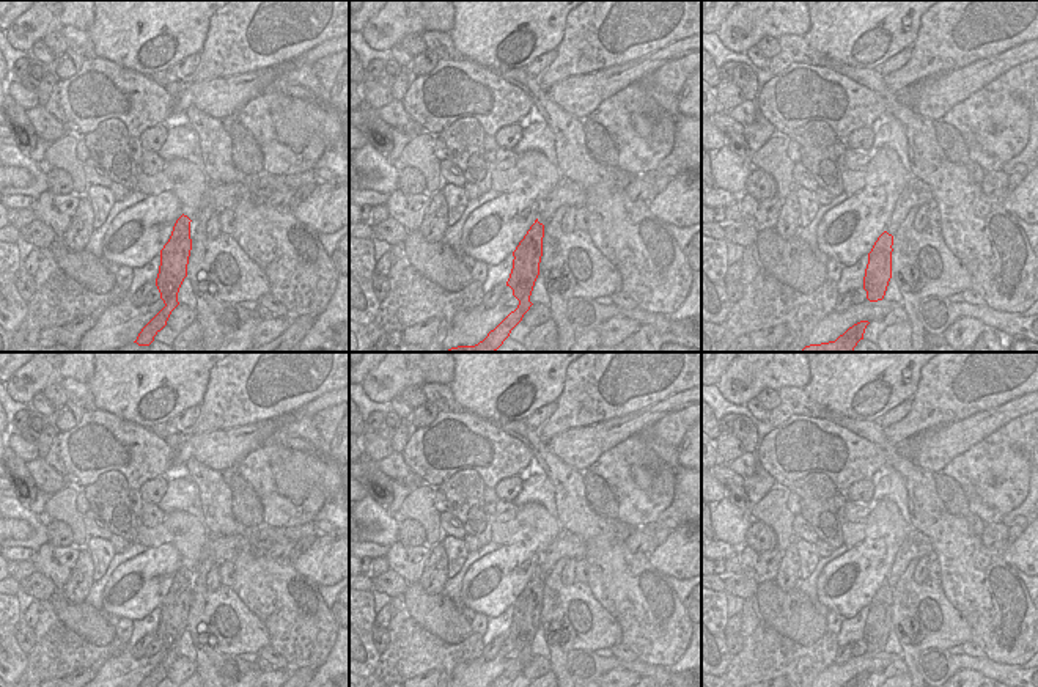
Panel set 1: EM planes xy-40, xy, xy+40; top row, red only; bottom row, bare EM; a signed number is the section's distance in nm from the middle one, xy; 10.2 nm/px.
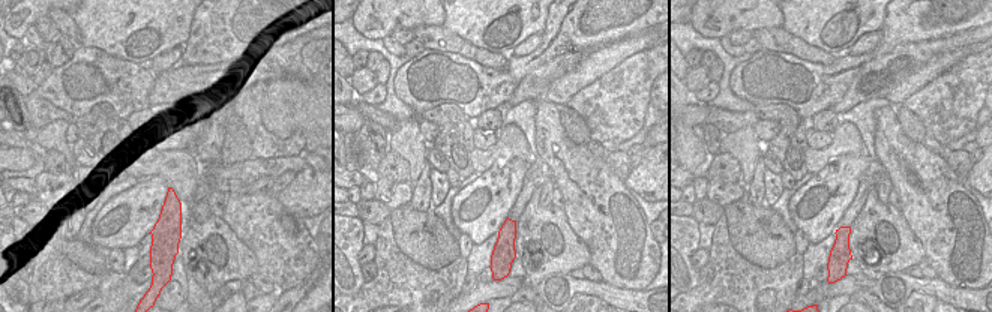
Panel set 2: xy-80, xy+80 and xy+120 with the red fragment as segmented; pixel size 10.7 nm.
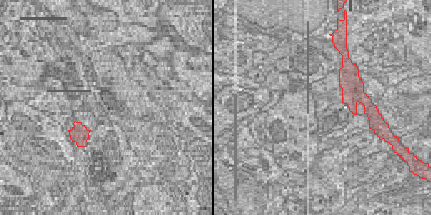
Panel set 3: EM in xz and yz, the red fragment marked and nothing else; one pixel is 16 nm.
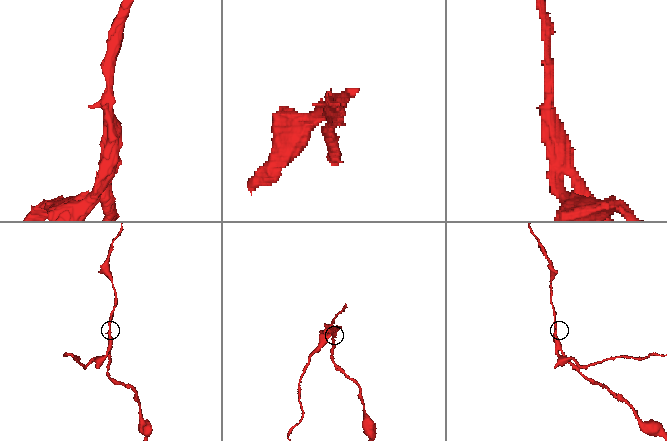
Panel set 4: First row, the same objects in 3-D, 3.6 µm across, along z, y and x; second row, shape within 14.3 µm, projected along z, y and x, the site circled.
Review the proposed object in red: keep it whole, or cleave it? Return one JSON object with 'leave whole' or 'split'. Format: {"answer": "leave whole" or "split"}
{"answer": "split"}

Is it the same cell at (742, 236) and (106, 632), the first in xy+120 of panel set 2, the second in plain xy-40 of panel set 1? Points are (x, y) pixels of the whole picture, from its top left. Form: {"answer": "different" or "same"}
{"answer": "same"}

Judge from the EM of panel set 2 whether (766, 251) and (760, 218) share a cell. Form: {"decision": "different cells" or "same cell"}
{"decision": "same cell"}

